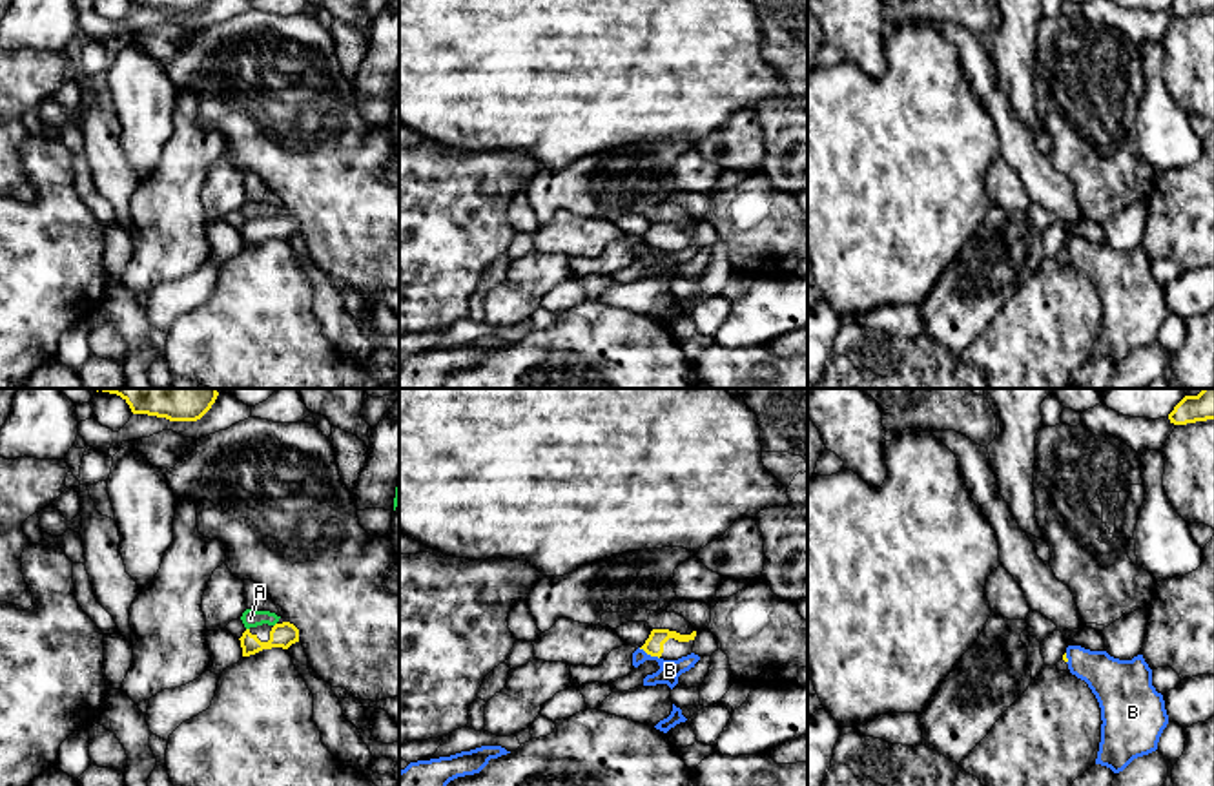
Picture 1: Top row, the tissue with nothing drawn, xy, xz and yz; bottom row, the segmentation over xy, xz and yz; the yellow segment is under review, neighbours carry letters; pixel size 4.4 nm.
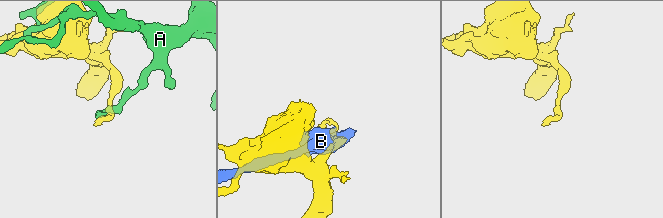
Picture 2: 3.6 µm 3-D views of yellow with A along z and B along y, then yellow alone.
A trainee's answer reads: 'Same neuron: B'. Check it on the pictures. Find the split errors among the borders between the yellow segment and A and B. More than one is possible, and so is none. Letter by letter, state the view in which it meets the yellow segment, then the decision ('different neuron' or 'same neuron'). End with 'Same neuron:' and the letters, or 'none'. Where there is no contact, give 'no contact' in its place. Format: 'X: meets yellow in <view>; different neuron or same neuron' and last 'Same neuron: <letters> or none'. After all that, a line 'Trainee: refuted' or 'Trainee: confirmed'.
A: no contact; different neuron
B: meets yellow in xz; different neuron
Same neuron: none
Trainee: refuted

